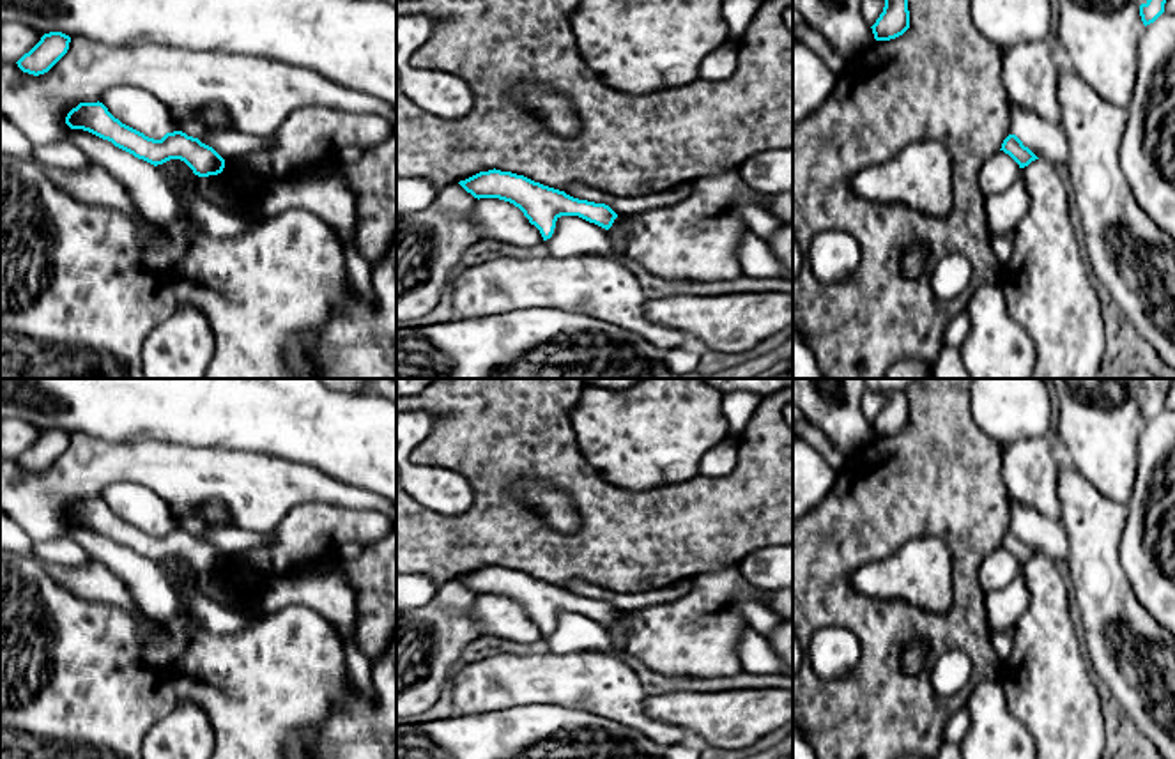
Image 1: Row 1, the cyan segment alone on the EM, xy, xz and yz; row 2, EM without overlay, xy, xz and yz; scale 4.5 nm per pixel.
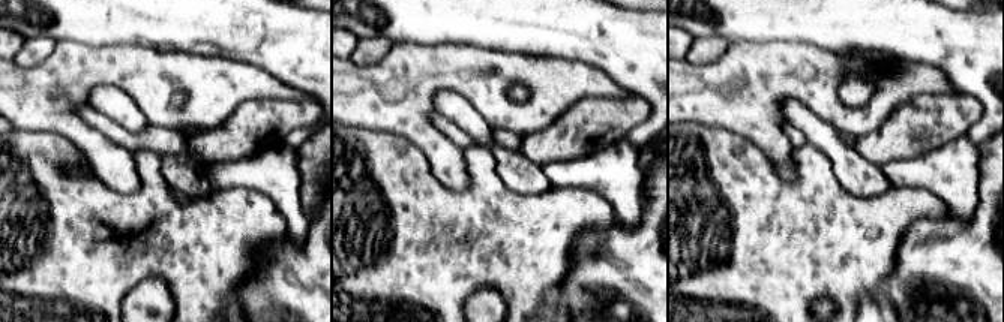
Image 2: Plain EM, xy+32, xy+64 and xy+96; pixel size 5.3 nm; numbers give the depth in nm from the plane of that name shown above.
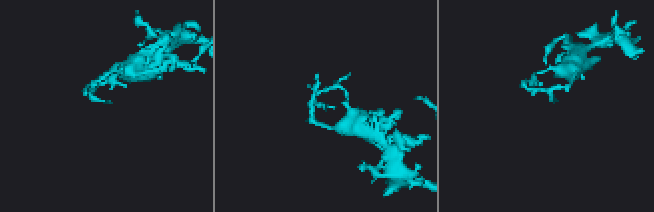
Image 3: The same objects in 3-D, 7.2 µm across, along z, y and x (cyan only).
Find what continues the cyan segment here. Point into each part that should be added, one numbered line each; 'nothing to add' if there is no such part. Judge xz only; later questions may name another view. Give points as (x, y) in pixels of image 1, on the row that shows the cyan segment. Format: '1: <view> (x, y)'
nothing to add

